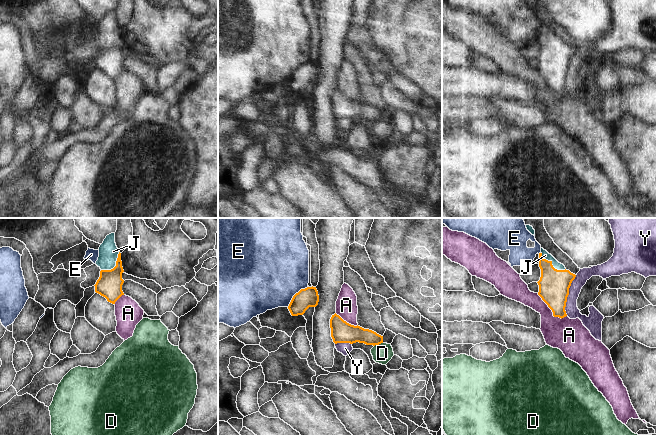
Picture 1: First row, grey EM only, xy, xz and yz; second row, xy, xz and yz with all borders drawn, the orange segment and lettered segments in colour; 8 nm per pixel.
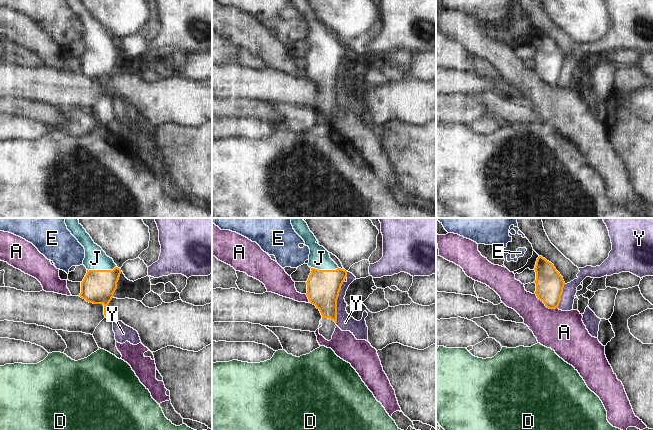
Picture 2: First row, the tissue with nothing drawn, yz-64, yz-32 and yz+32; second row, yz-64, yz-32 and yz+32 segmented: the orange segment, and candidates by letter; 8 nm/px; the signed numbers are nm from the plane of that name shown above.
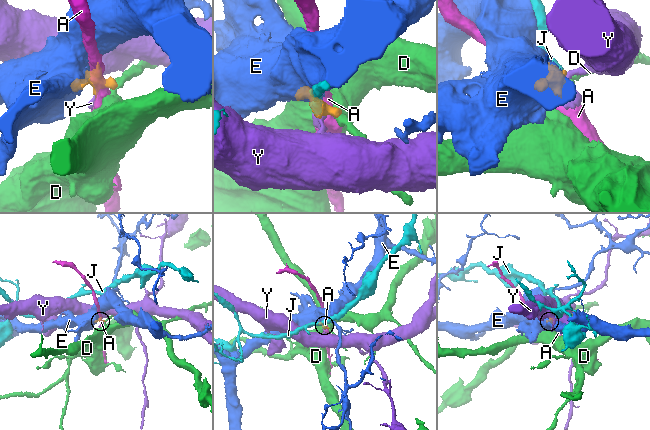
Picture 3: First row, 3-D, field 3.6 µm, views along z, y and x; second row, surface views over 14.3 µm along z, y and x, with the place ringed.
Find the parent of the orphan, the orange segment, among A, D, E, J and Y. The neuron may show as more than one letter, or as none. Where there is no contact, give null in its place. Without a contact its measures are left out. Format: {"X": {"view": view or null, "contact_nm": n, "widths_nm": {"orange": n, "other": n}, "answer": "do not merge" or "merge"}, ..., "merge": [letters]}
{"A": {"view": "yz", "contact_nm": 300, "widths_nm": {"orange": 240, "other": 280}, "answer": "do not merge"}, "D": {"view": "xz", "contact_nm": 80, "widths_nm": {"orange": 150, "other": 160}, "answer": "do not merge"}, "E": {"view": "xz", "contact_nm": 240, "widths_nm": {"orange": 160, "other": 500}, "answer": "do not merge"}, "J": {"view": "yz", "contact_nm": 240, "widths_nm": {"orange": 240, "other": 60}, "answer": "merge"}, "Y": {"view": "yz", "contact_nm": 340, "widths_nm": {"orange": 240, "other": 110}, "answer": "do not merge"}, "merge": ["J"]}

